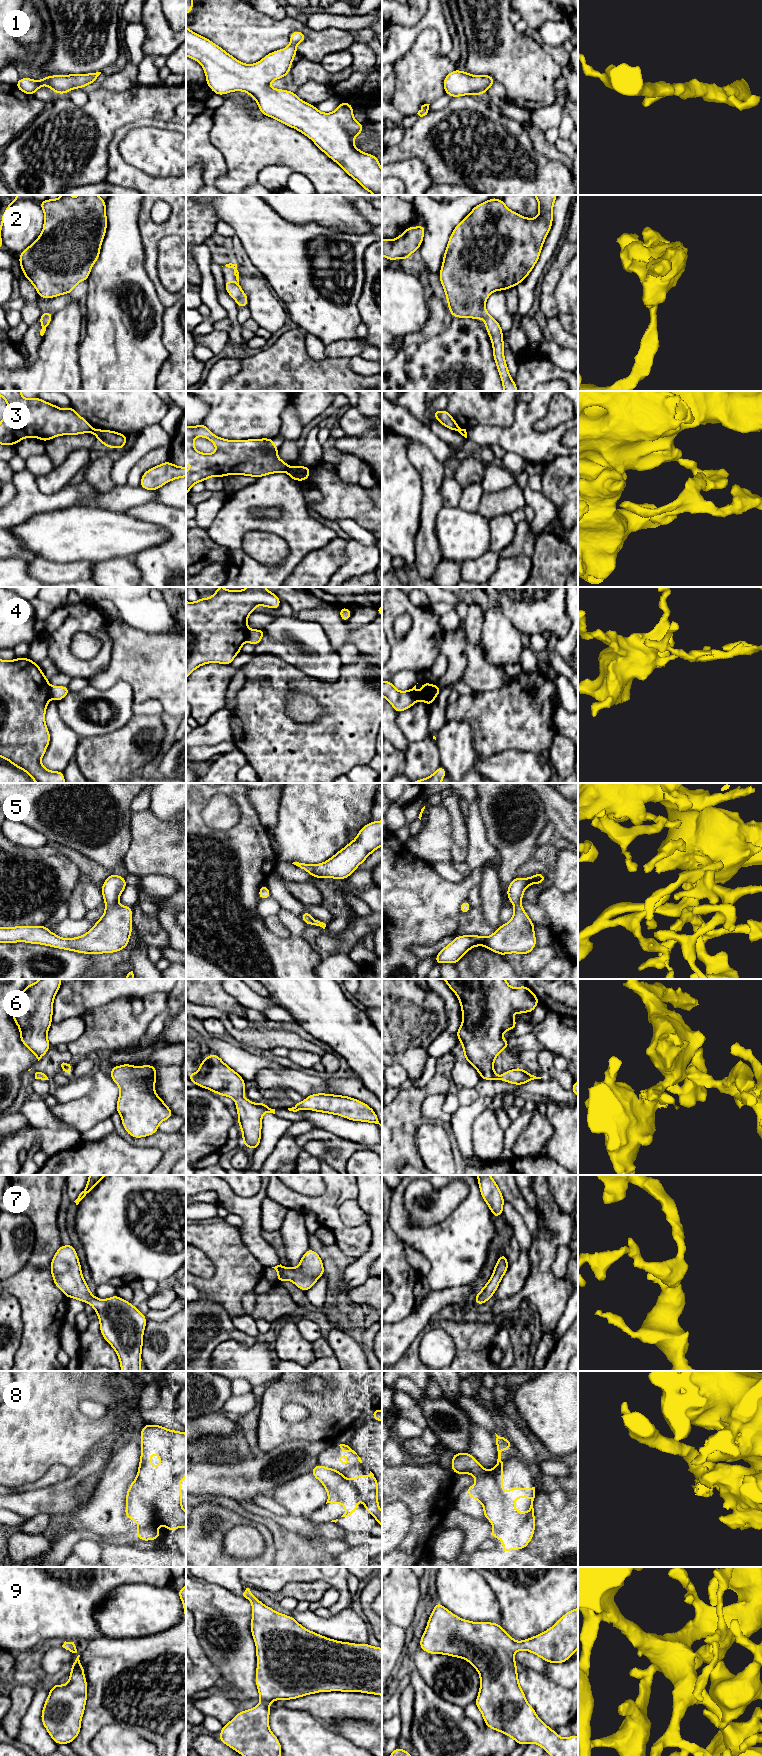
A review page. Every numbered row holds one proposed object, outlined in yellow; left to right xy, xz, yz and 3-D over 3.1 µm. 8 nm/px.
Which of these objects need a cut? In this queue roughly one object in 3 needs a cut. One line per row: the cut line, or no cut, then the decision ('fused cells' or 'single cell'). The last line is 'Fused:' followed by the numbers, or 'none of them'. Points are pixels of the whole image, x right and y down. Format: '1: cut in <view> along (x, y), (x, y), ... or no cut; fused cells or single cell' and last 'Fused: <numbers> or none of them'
1: no cut; single cell
2: no cut; single cell
3: cut in xz along (288, 467), (285, 471); fused cells
4: cut in xy along (50, 685), (51, 697); fused cells
5: no cut; single cell
6: no cut; single cell
7: no cut; single cell
8: cut in yz along (484, 1470), (498, 1489), (487, 1517); fused cells
9: no cut; single cell
Fused: 3, 4, 8

